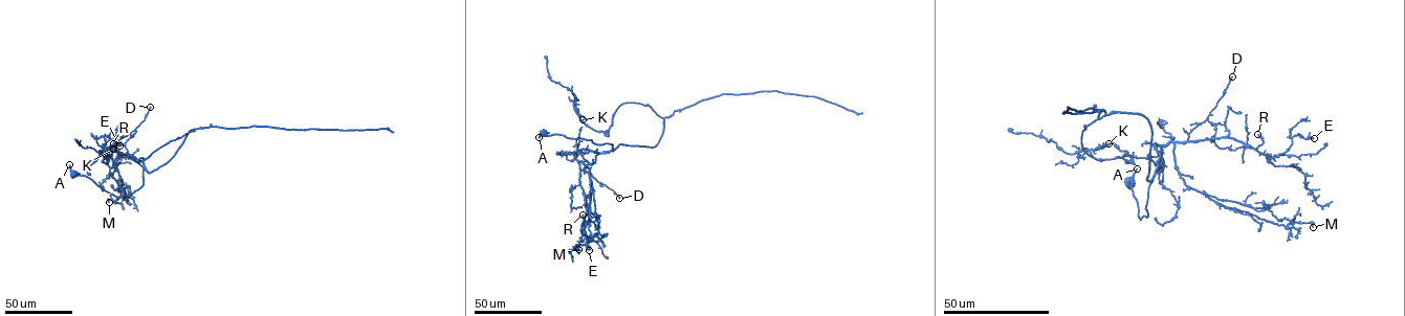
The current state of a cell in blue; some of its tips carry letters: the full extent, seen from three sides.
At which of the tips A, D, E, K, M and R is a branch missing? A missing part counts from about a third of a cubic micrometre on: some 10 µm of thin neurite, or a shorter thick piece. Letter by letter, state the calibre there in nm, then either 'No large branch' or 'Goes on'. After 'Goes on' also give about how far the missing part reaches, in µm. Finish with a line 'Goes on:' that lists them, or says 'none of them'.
A: Thickness 280 nm. No large branch
D: Thickness 200 nm. No large branch
E: Thickness 360 nm. No large branch
K: Thickness 240 nm. No large branch
M: Thickness 120 nm. No large branch
R: Thickness 340 nm. No large branch
Goes on: none of them

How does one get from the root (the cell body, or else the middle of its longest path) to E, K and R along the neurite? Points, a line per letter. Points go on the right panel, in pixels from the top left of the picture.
E: (1129, 181), (1140, 219), (1161, 164), (1156, 144), (1233, 137), (1271, 158), (1297, 133), (1314, 138)
K: (1129, 181), (1140, 219), (1148, 120), (1082, 131), (1091, 156), (1134, 163), (1109, 143)
R: (1129, 181), (1140, 219), (1161, 164), (1156, 144), (1228, 137), (1256, 149), (1263, 142), (1257, 134)

